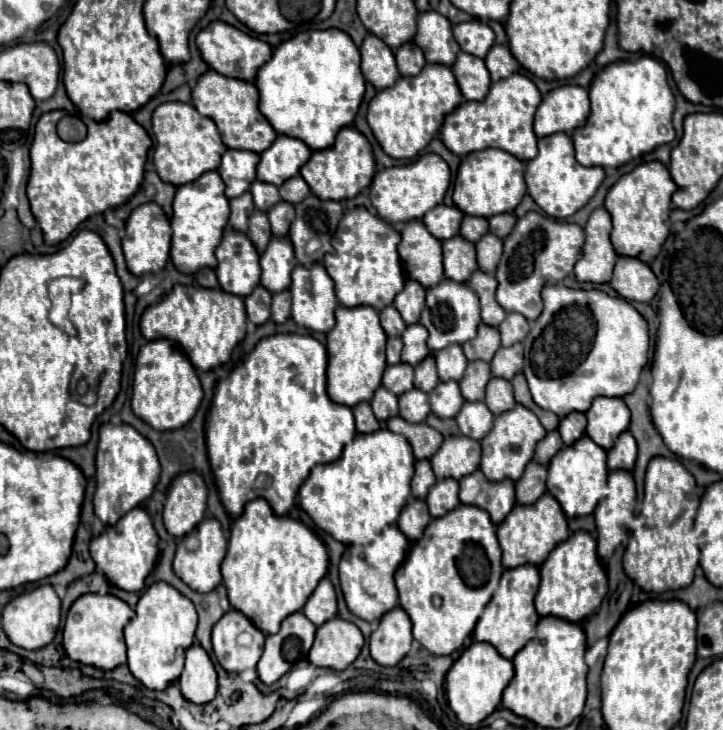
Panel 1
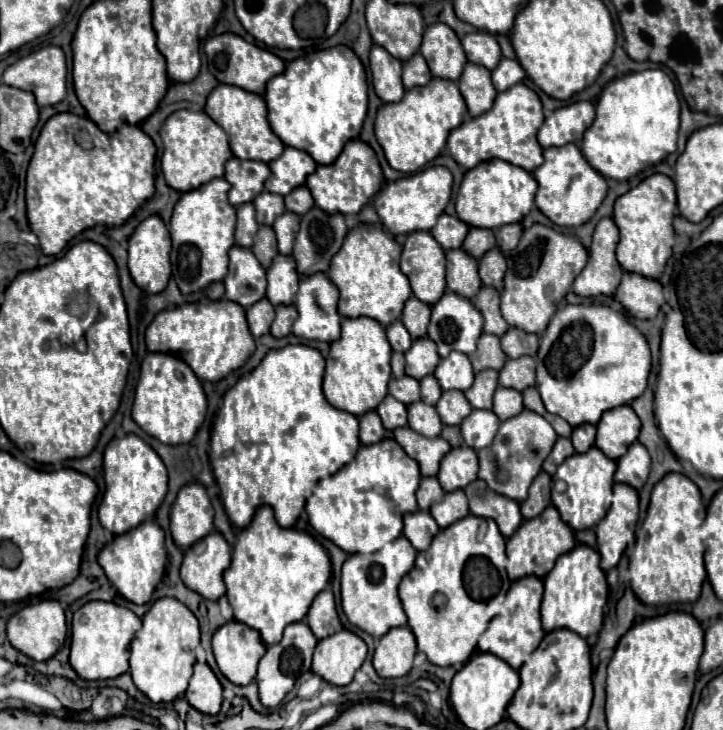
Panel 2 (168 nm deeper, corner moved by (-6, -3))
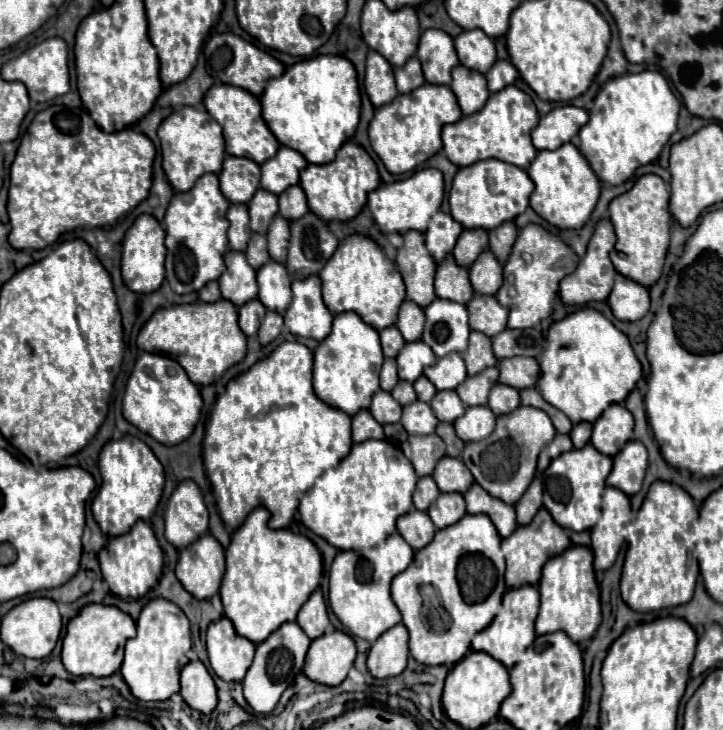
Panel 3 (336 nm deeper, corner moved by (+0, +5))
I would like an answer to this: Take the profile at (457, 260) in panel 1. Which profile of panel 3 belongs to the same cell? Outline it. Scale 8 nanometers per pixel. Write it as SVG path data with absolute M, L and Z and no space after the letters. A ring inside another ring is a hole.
M448 254L436 268L436 296L444 300L458 300L460 304L468 304L470 296L474 296L468 268L460 266L452 254Z

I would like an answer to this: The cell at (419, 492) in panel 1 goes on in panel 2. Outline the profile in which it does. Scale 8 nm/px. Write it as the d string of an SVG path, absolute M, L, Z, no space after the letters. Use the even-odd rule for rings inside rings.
M434 476L430 478L422 478L420 482L420 488L416 492L416 498L418 498L418 508L422 512L428 512L428 508L436 502L436 500L442 500L444 498L444 490L442 486L438 484L438 480Z

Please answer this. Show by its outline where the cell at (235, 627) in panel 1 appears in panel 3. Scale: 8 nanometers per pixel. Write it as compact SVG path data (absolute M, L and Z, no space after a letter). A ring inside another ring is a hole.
M226 616L208 626L206 648L216 676L234 682L240 682L246 676L256 650L248 638L236 634L234 624Z

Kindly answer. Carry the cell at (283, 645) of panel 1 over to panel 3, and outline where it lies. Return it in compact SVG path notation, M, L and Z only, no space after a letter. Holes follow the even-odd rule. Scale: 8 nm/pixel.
M296 622L282 624L276 632L272 632L264 642L256 646L254 662L242 680L244 696L248 704L254 708L254 712L268 714L274 710L280 694L294 682L294 676L302 672L308 646L310 646L310 638L306 636L306 632L302 632L302 628Z

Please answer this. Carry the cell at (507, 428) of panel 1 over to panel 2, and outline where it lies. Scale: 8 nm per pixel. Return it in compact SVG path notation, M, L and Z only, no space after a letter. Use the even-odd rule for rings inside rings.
M522 410L518 416L512 416L500 424L492 446L478 450L478 478L482 478L496 494L508 496L516 502L524 502L528 498L528 488L538 476L542 462L550 454L556 438L558 434L544 416L532 410Z

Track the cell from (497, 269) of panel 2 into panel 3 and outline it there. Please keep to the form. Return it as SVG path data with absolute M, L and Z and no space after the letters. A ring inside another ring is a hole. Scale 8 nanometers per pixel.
M484 250L478 260L470 266L470 280L474 286L474 292L482 294L496 294L502 286L502 264L500 260L490 252Z

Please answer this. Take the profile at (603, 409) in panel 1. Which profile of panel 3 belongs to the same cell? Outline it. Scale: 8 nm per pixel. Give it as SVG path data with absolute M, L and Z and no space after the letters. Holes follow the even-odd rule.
M610 404L594 422L592 444L606 456L616 456L632 438L634 418L624 404Z

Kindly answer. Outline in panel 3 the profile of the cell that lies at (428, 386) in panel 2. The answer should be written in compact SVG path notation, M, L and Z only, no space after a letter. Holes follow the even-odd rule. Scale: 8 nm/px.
M420 376L420 378L414 382L414 390L416 390L418 400L422 400L422 402L430 402L430 400L432 400L432 396L436 394L434 384L432 384L426 376Z

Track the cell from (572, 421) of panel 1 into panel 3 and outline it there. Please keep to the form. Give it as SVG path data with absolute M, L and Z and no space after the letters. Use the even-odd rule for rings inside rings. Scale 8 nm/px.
M590 422L574 424L574 428L570 432L570 438L572 438L574 448L582 448L584 444L588 444L590 442L590 434L592 434L592 424Z

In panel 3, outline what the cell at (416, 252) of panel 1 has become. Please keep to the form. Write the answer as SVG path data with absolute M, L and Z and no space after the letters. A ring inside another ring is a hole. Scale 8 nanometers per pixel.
M406 232L402 238L404 246L396 250L396 266L404 278L408 298L424 308L430 304L430 300L436 298L436 260L428 252L422 232Z

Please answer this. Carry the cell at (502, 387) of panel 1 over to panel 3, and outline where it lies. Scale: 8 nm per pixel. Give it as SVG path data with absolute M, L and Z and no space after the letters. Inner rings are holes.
M494 384L488 396L488 406L496 416L502 416L520 406L520 394L516 388L510 388L506 384Z

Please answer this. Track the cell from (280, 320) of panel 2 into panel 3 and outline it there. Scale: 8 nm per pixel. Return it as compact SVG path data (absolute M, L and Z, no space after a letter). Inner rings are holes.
M270 310L270 312L266 314L266 320L262 322L262 326L260 326L260 330L258 330L258 340L260 340L260 344L272 342L272 340L280 334L280 330L282 330L282 314Z

